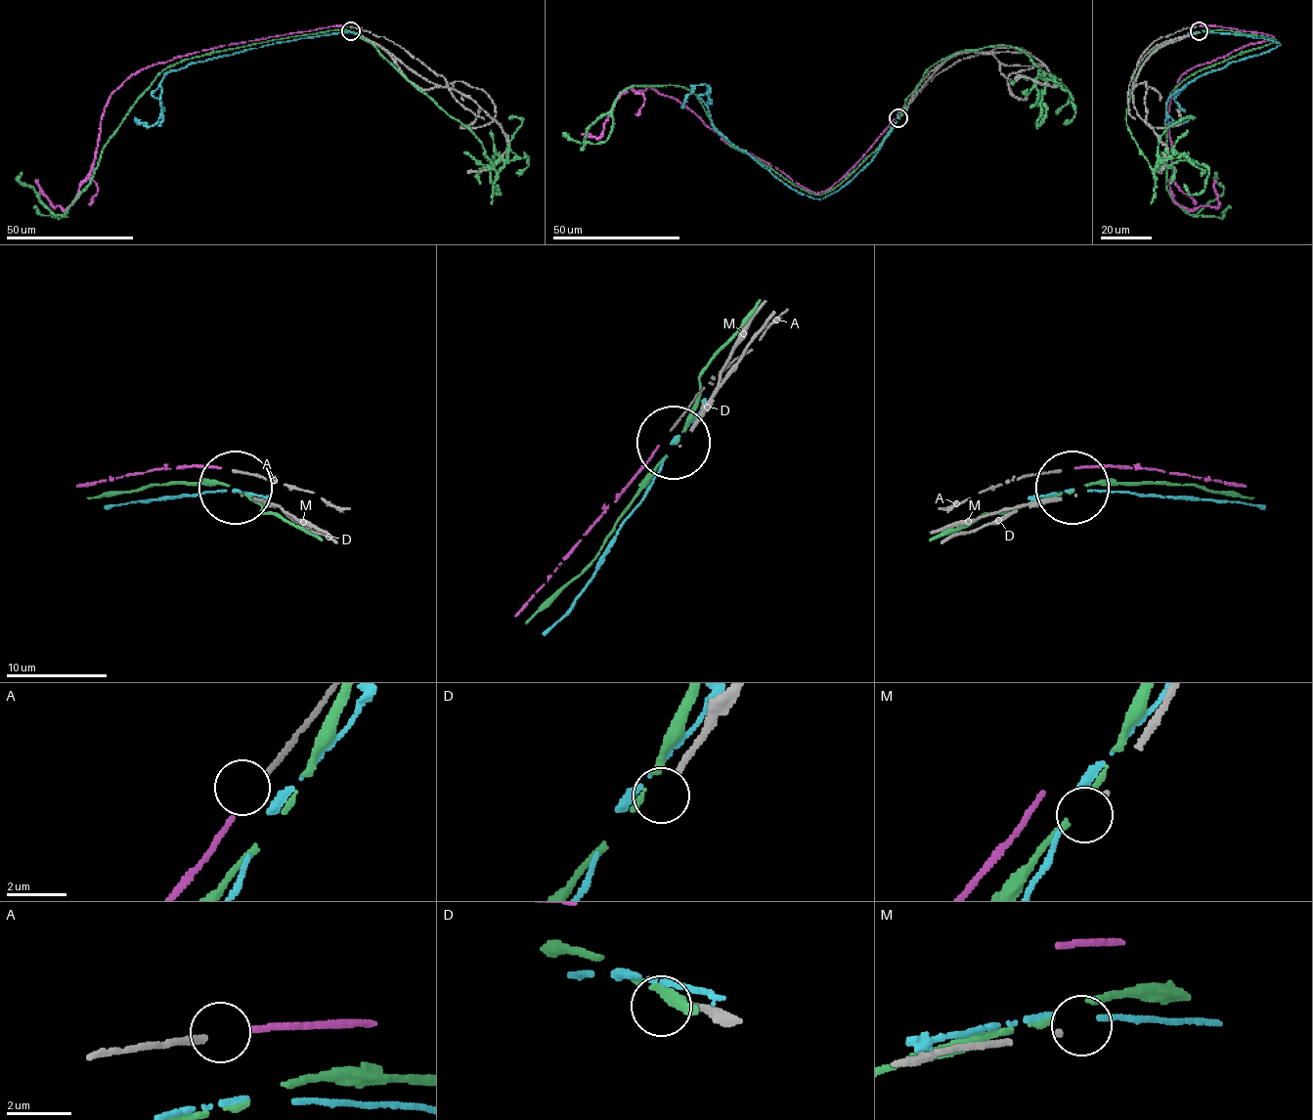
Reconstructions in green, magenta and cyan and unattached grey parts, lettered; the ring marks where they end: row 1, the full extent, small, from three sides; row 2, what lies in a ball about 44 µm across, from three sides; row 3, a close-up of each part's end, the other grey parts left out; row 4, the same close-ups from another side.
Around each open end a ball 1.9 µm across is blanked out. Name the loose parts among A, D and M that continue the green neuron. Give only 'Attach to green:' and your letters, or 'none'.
Attach to green: none

